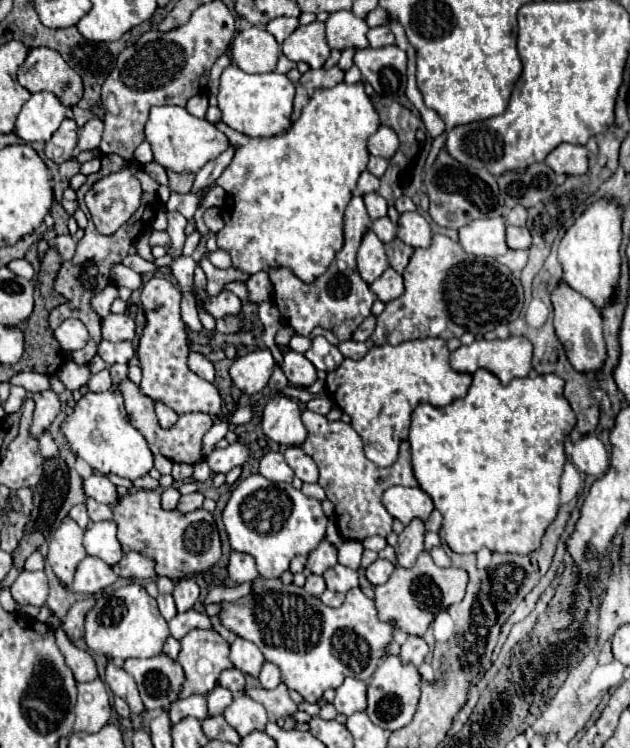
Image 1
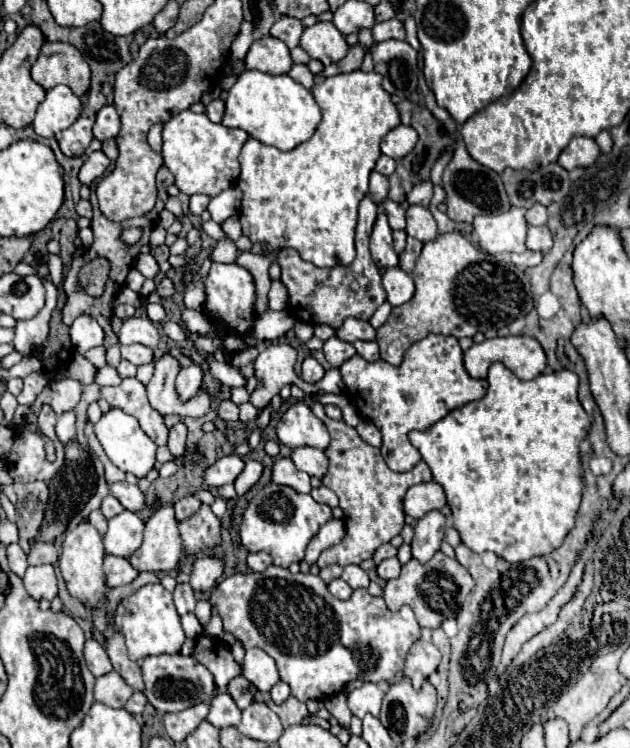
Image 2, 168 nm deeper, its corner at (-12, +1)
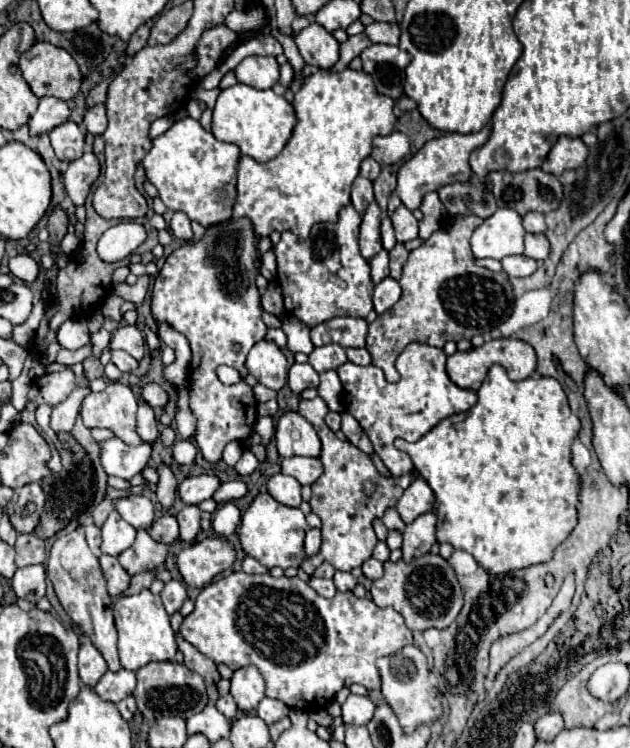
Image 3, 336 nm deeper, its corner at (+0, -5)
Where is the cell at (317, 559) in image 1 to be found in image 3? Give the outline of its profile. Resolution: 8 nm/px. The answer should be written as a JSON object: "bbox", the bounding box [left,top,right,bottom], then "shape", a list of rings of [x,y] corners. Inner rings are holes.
{"bbox":[298,396,416,574],"shape":[[[320,396],[314,400],[300,400],[298,414],[304,416],[318,432],[318,438],[322,442],[320,462],[324,464],[322,476],[312,484],[310,498],[312,512],[322,518],[322,548],[316,556],[302,562],[302,570],[306,574],[312,574],[320,566],[320,558],[324,562],[330,562],[336,570],[352,570],[356,566],[362,566],[378,544],[378,538],[374,534],[374,520],[382,518],[384,512],[398,502],[400,494],[410,486],[410,482],[416,480],[414,472],[406,472],[398,478],[382,476],[368,454],[358,450],[348,440],[336,438],[336,434],[324,424],[326,412],[328,406]]]}

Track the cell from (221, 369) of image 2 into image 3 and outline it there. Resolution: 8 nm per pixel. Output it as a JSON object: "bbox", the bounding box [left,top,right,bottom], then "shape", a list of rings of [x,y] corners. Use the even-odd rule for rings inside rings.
{"bbox":[252,384,278,402],"shape":[[[256,384],[256,386],[252,388],[252,392],[254,392],[254,396],[256,396],[258,402],[266,402],[266,400],[272,400],[272,398],[278,396],[276,390],[270,390],[270,388],[262,386],[262,384]]]}

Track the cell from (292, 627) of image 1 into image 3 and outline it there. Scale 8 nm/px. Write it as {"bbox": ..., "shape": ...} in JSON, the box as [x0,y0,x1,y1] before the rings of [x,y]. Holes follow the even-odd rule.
{"bbox":[180,572,412,712],"shape":[[[232,572],[204,586],[196,598],[192,616],[184,618],[180,634],[216,664],[222,662],[232,670],[254,664],[266,680],[266,696],[278,698],[288,708],[300,708],[304,712],[324,710],[338,690],[354,682],[368,690],[378,690],[380,670],[376,660],[412,644],[412,632],[396,610],[378,608],[370,598],[356,598],[352,592],[338,592],[332,600],[326,600],[300,578],[272,578],[268,572]]]}

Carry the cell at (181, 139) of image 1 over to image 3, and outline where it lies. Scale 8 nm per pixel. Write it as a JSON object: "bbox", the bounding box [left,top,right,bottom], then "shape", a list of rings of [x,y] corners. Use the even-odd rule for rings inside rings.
{"bbox":[142,116,240,226],"shape":[[[186,116],[174,122],[168,132],[152,140],[152,148],[142,160],[148,180],[158,188],[160,200],[170,210],[188,214],[190,220],[202,226],[214,226],[232,218],[232,204],[236,198],[236,164],[240,148],[236,144],[220,142],[212,132],[206,132],[198,120]]]}

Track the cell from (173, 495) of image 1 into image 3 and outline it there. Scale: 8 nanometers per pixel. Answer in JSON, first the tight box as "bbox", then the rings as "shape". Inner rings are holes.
{"bbox":[118,530,168,576],"shape":[[[138,530],[136,534],[136,542],[124,550],[118,560],[124,566],[124,570],[134,576],[140,572],[148,572],[148,570],[158,570],[164,566],[166,558],[168,558],[168,544],[162,544],[158,540],[154,540],[148,530]]]}

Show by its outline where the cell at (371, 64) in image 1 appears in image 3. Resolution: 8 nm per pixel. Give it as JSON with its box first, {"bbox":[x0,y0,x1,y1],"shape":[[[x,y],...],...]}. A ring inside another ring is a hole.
{"bbox":[360,44,410,100],"shape":[[[372,44],[360,54],[360,58],[364,72],[372,76],[378,94],[390,96],[392,100],[398,100],[404,94],[404,68],[410,62],[408,52],[400,50],[398,46]]]}

